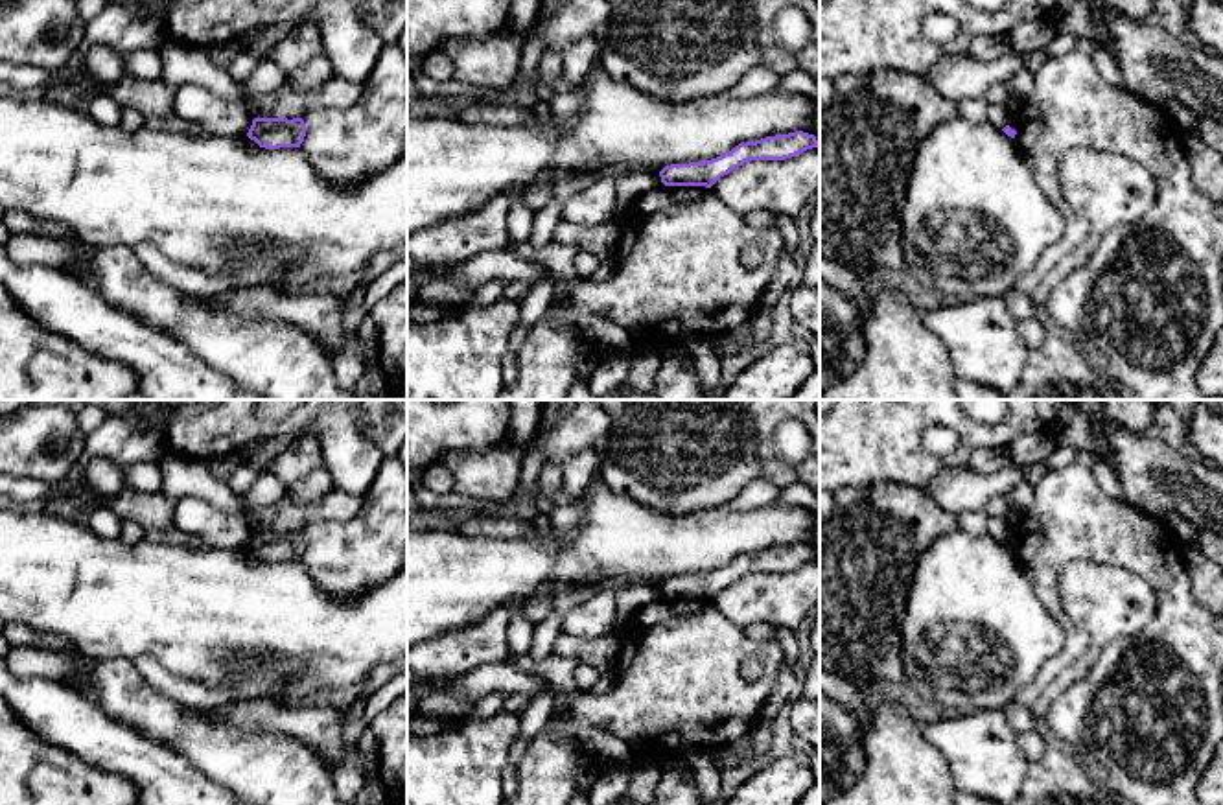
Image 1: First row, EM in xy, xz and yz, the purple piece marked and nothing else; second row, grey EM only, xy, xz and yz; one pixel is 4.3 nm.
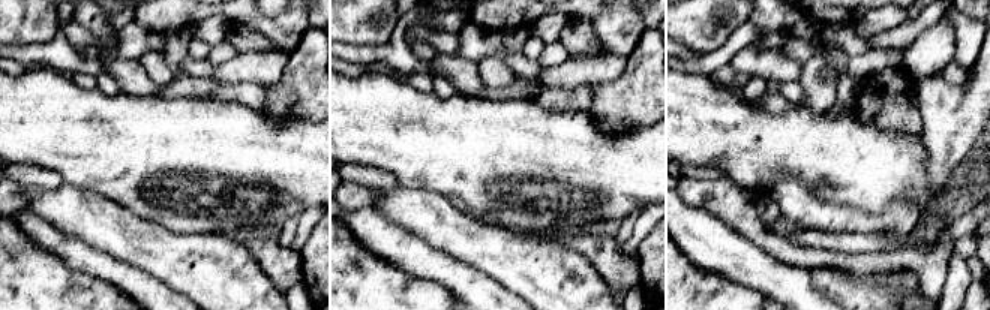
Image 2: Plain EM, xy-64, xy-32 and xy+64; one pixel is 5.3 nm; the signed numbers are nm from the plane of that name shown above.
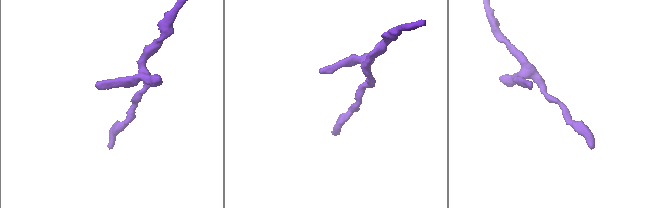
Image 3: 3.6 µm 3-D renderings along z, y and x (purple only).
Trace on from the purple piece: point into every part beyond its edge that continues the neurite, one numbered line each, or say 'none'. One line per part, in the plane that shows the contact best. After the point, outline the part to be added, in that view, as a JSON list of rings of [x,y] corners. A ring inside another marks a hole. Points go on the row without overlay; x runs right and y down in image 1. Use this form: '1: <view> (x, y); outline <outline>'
none

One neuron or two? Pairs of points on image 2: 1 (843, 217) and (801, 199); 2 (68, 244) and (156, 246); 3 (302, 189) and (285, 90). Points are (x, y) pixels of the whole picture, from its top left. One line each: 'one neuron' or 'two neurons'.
1: one neuron
2: two neurons
3: two neurons

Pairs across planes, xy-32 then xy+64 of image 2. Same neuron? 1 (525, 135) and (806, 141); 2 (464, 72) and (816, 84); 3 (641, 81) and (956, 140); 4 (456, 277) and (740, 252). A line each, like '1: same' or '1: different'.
1: same
2: different
3: same
4: same

